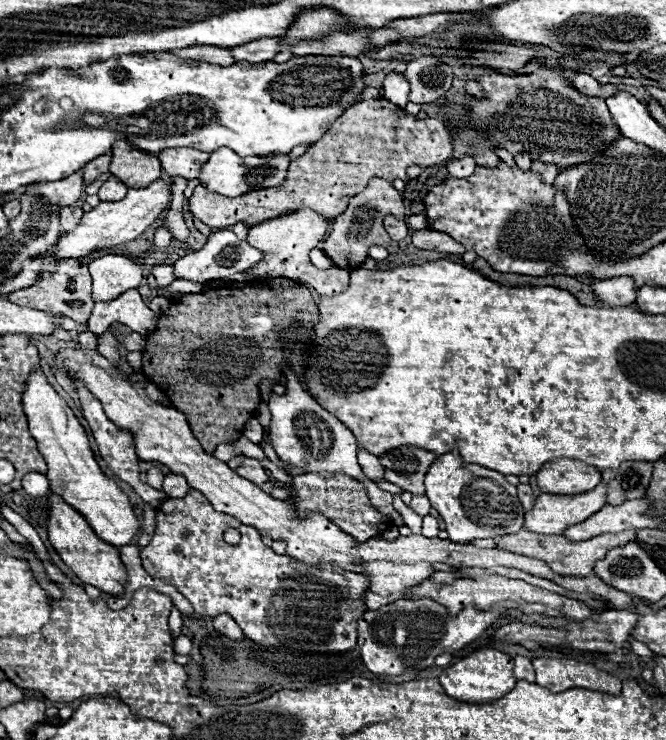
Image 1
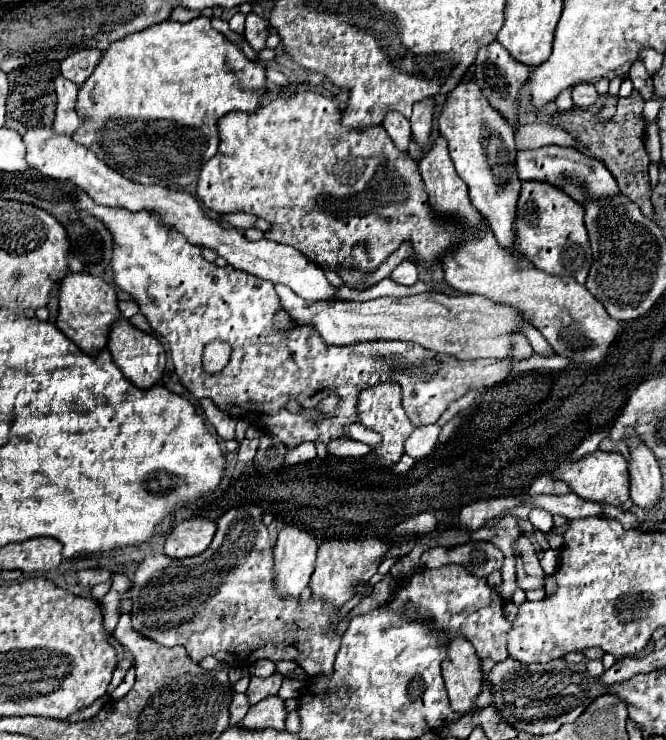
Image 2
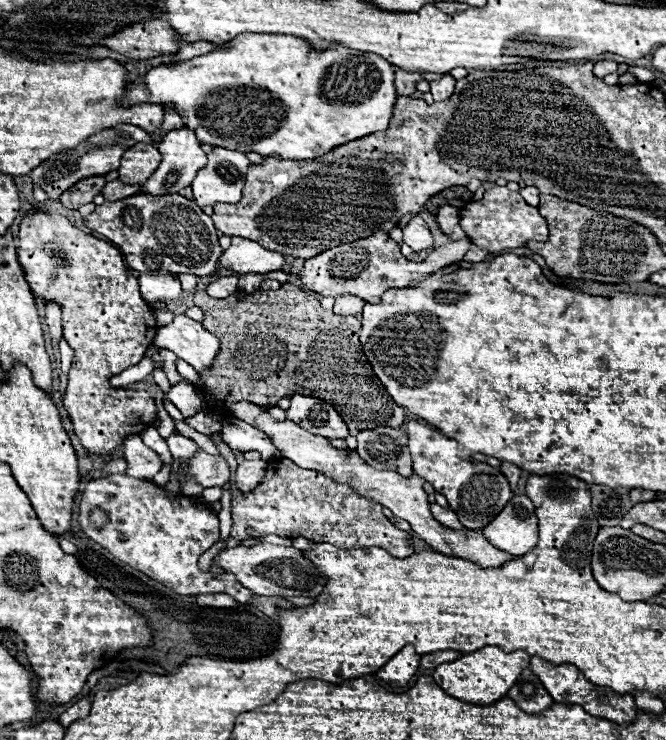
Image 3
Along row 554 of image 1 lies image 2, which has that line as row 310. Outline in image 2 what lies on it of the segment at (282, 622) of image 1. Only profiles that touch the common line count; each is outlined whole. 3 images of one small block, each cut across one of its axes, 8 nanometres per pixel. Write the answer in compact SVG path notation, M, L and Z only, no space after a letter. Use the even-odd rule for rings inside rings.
M78 192L76 196L78 208L86 208L88 212L94 212L98 220L102 220L114 240L114 282L128 294L134 296L134 300L140 304L140 312L146 316L148 324L154 332L166 338L170 344L170 356L174 362L174 372L180 378L180 382L200 400L210 398L222 412L226 412L232 418L248 420L250 426L270 432L280 438L282 444L288 448L294 448L302 442L322 442L328 444L336 438L346 438L344 428L354 424L358 420L358 394L362 390L368 390L376 384L392 382L400 384L402 388L402 408L406 410L410 422L414 428L434 424L442 412L450 406L450 402L462 398L472 388L488 388L498 382L502 382L506 376L514 374L510 368L510 360L458 360L454 356L430 352L414 342L398 342L398 340L370 340L360 344L348 344L348 346L328 346L318 330L310 324L298 324L296 320L290 320L288 330L276 330L274 316L280 310L280 298L274 290L274 284L268 280L258 280L256 276L246 276L246 272L238 272L230 266L216 266L214 262L206 262L202 258L202 250L186 240L180 232L174 232L174 228L160 226L158 212L142 210L142 212L126 212L122 208L102 208L86 196L86 192ZM222 338L230 342L232 356L230 362L222 372L216 376L210 376L202 368L202 350L204 346L214 340ZM336 394L340 398L338 408L328 416L320 412L322 400ZM290 400L298 400L302 404L300 414L290 414L284 410L284 404Z

